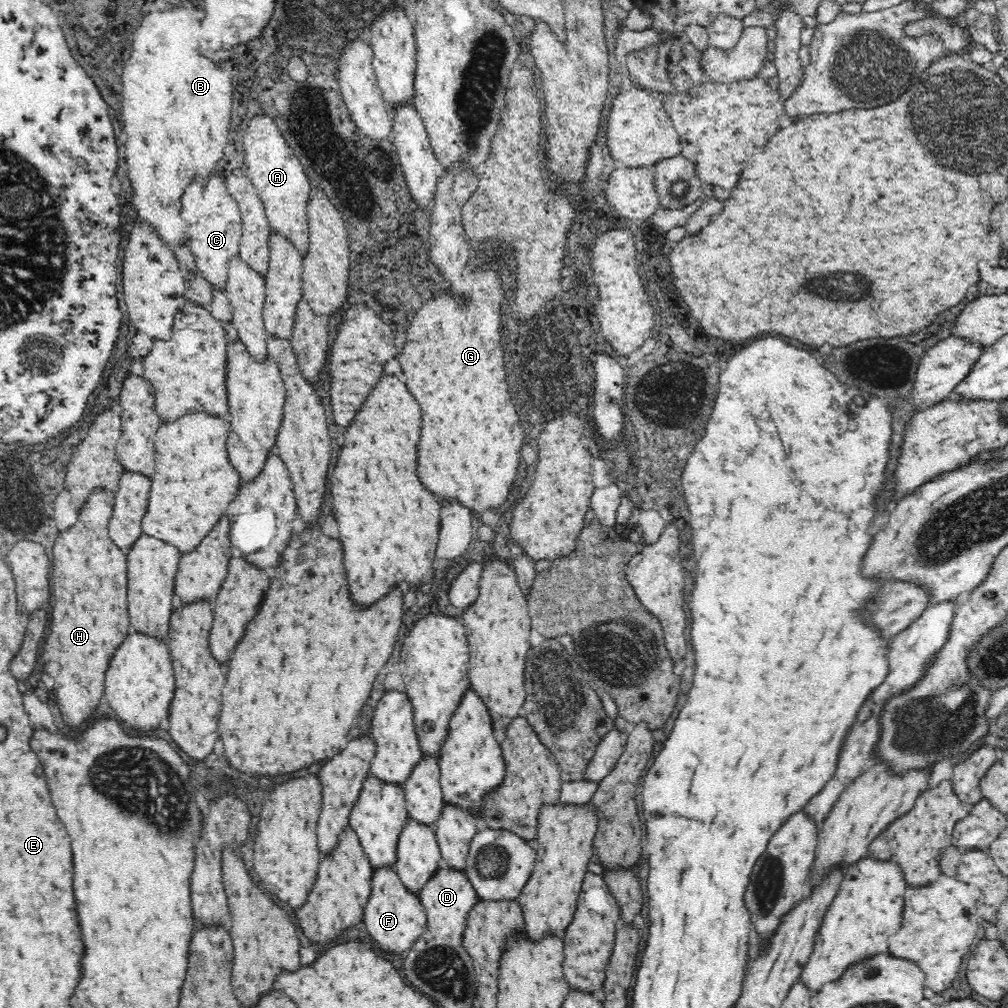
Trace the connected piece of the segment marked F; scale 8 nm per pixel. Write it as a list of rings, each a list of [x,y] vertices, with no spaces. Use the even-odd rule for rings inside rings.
[[[382,865],[374,869],[371,878],[371,894],[364,907],[362,921],[370,937],[384,950],[402,952],[422,936],[427,929],[427,913],[419,894],[410,891],[400,879],[392,865]]]

